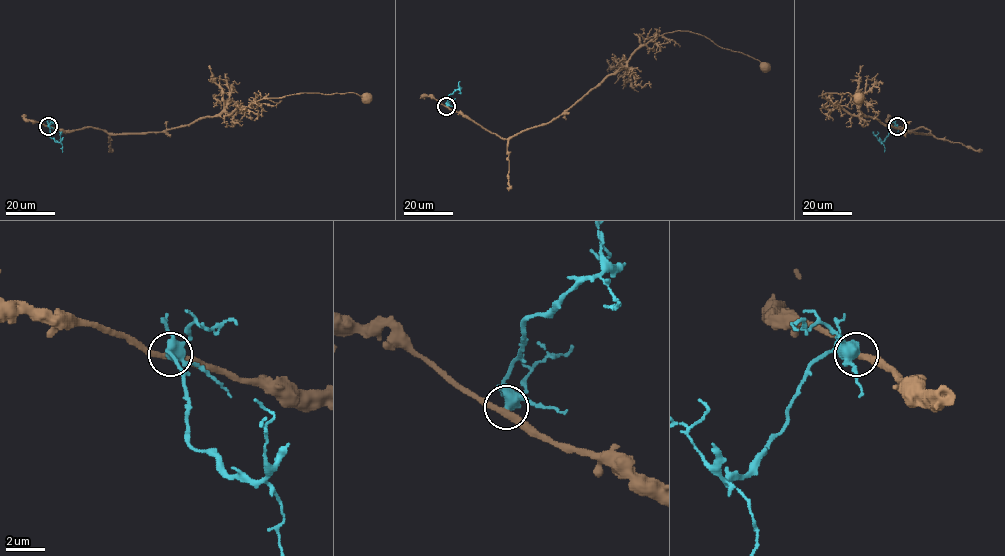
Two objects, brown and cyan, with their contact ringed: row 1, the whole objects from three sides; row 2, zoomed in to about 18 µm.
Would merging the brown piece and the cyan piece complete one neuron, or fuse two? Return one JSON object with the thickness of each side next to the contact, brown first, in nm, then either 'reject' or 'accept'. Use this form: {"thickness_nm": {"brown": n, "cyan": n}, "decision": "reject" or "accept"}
{"thickness_nm": {"brown": 320, "cyan": 400}, "decision": "reject"}

